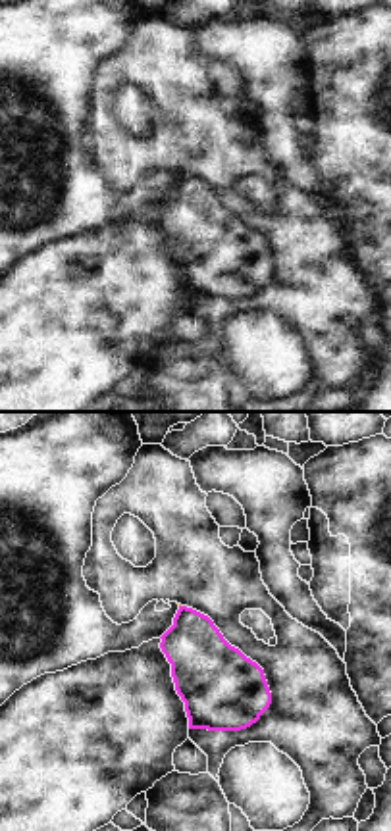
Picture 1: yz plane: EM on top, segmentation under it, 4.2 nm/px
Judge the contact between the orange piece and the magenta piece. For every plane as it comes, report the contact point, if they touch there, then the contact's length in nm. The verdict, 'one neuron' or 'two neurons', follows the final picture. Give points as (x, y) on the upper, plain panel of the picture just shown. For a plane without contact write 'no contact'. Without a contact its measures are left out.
no contact

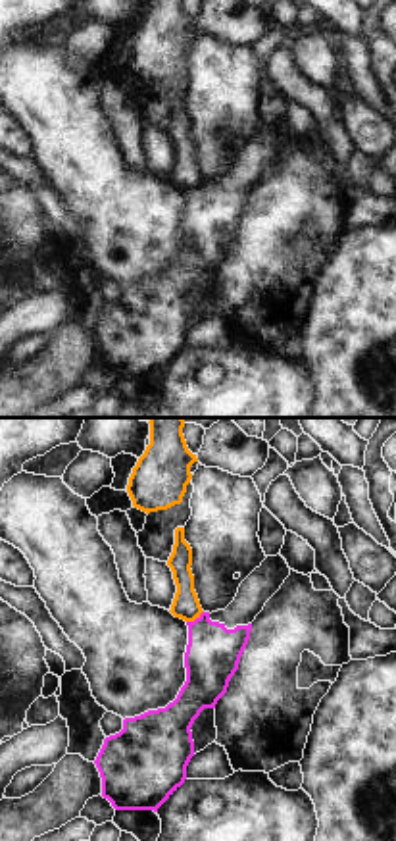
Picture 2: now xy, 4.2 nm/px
meets orange at (195, 187); contact 90 nm long

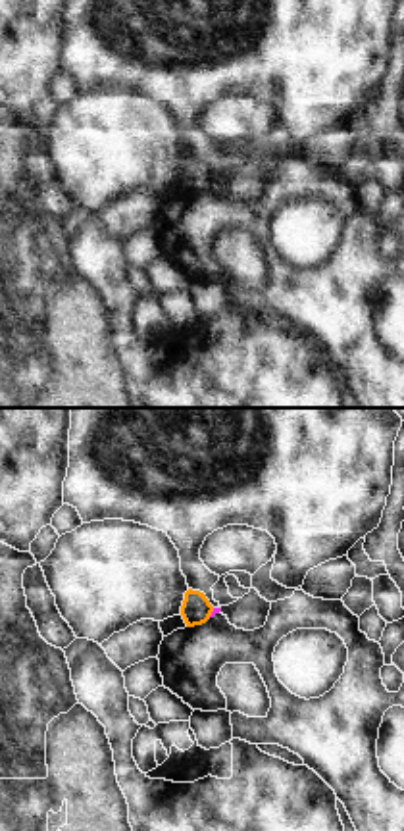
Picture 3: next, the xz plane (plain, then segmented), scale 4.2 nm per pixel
meets orange at (212, 179); contact 50 nm long

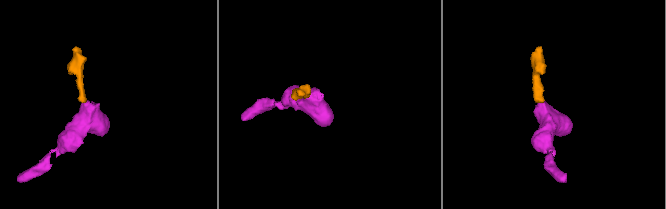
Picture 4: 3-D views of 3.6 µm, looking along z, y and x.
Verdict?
two neurons

